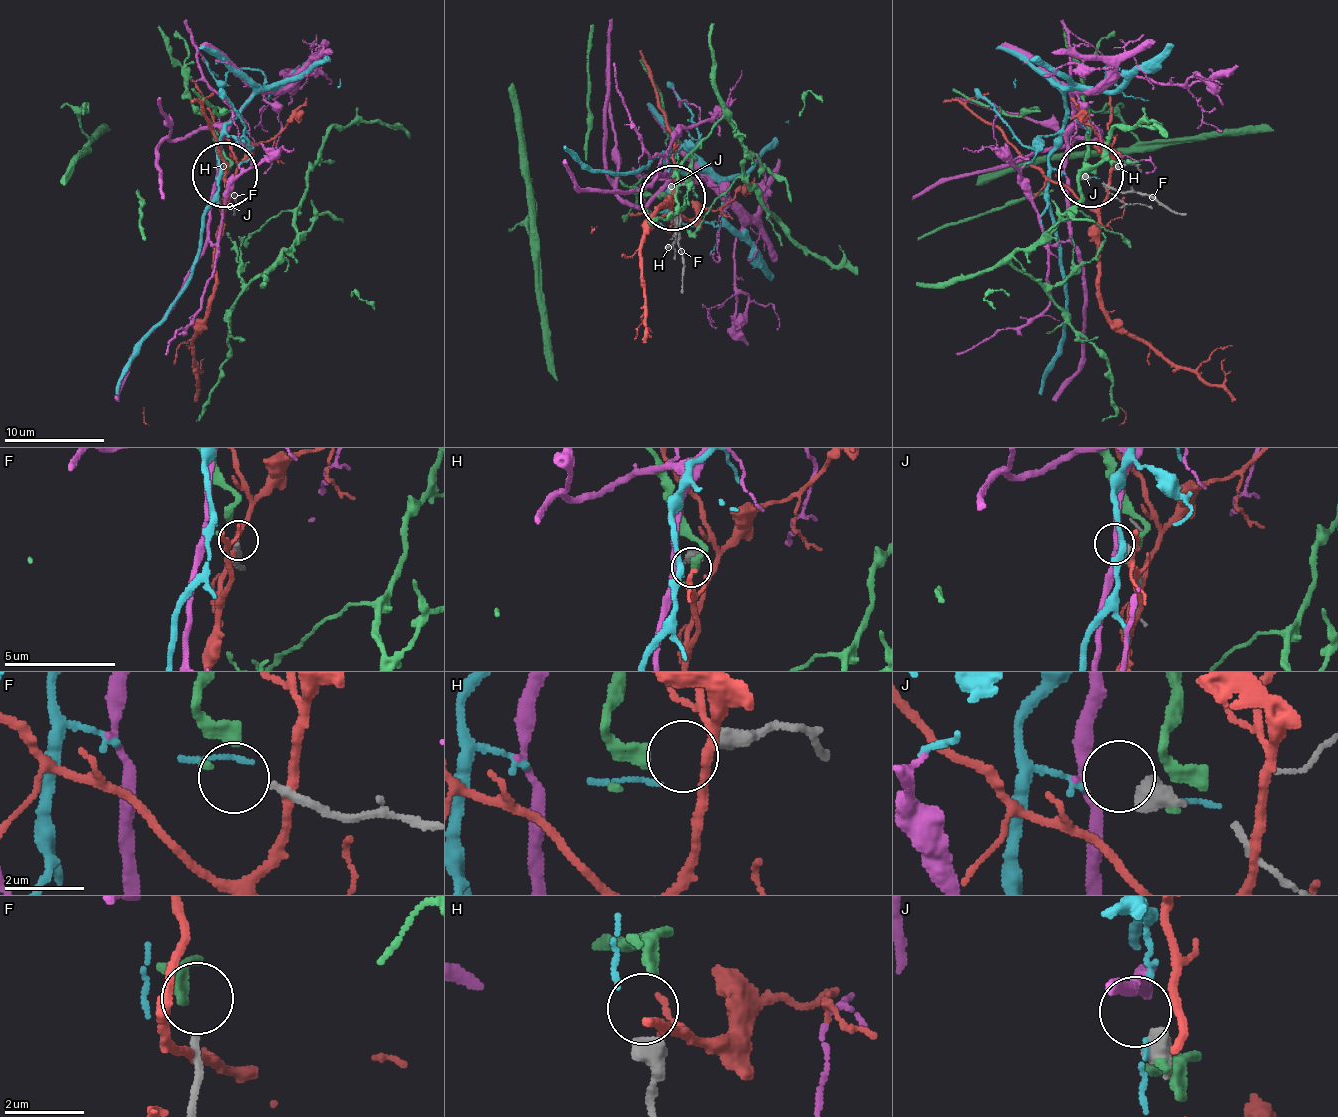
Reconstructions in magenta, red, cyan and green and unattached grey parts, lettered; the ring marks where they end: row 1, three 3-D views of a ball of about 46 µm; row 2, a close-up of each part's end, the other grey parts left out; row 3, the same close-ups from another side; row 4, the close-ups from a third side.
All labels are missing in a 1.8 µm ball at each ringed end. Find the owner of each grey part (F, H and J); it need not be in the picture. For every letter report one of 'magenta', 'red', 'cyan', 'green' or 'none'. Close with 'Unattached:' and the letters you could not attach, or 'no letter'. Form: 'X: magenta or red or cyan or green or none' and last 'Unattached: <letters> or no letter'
F: none
H: green
J: magenta
Unattached: F

